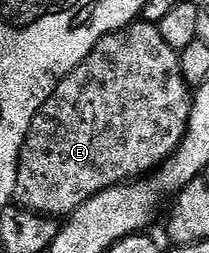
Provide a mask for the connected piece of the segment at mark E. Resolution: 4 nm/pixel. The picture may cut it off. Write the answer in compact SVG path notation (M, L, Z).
M134 21L122 31L111 33L103 37L91 49L91 53L83 62L60 85L55 89L53 96L35 113L31 121L31 129L25 138L25 144L19 157L19 173L17 174L16 202L25 207L28 211L34 211L37 215L47 215L50 217L68 217L73 214L79 205L83 205L91 197L103 193L112 187L119 187L123 183L136 181L148 176L157 170L162 163L166 163L177 151L177 147L185 140L185 133L189 129L189 114L193 104L191 102L191 88L185 82L181 72L181 56L167 41L163 41L163 33L159 33L156 23L146 23L144 21Z

